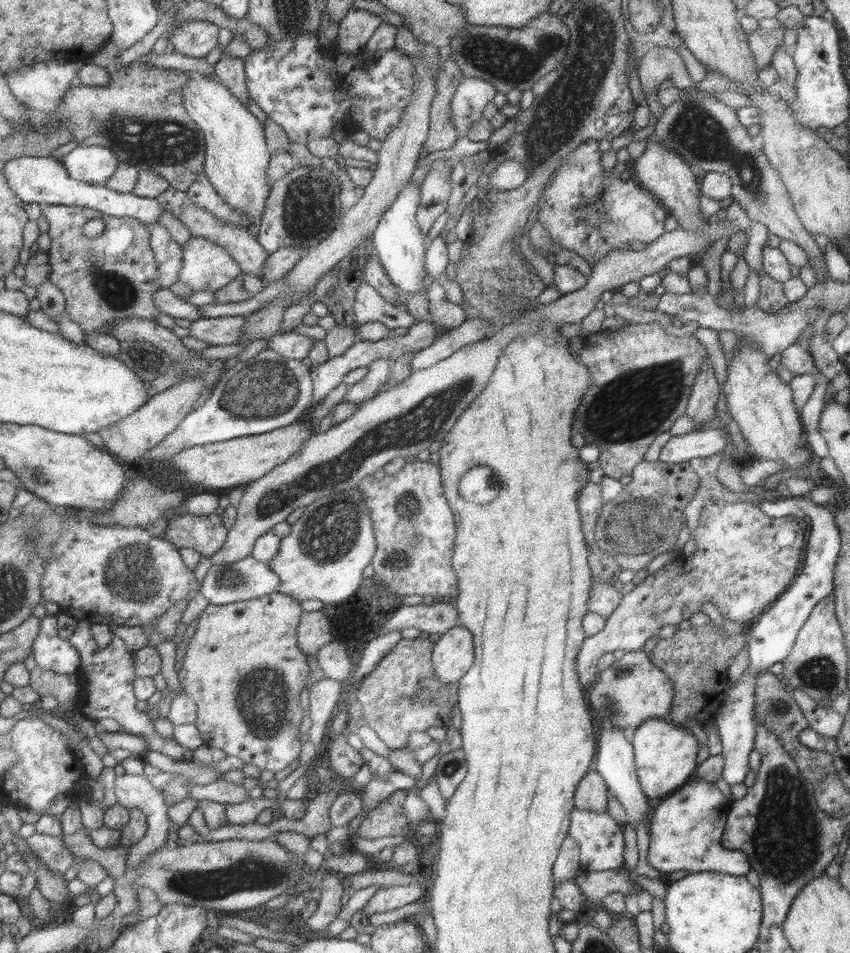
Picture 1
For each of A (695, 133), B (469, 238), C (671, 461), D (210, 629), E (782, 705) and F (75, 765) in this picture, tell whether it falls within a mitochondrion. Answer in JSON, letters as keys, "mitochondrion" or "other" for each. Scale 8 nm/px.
{"A":"mitochondrion","B":"other","C":"other","D":"other","E":"mitochondrion","F":"other"}

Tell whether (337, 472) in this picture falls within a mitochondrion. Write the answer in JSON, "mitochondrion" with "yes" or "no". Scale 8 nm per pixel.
{"mitochondrion":"yes"}

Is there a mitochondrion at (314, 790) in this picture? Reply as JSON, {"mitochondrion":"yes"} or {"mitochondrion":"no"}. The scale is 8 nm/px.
{"mitochondrion":"no"}

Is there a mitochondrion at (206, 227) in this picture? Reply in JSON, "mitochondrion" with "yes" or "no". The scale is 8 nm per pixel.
{"mitochondrion":"no"}

